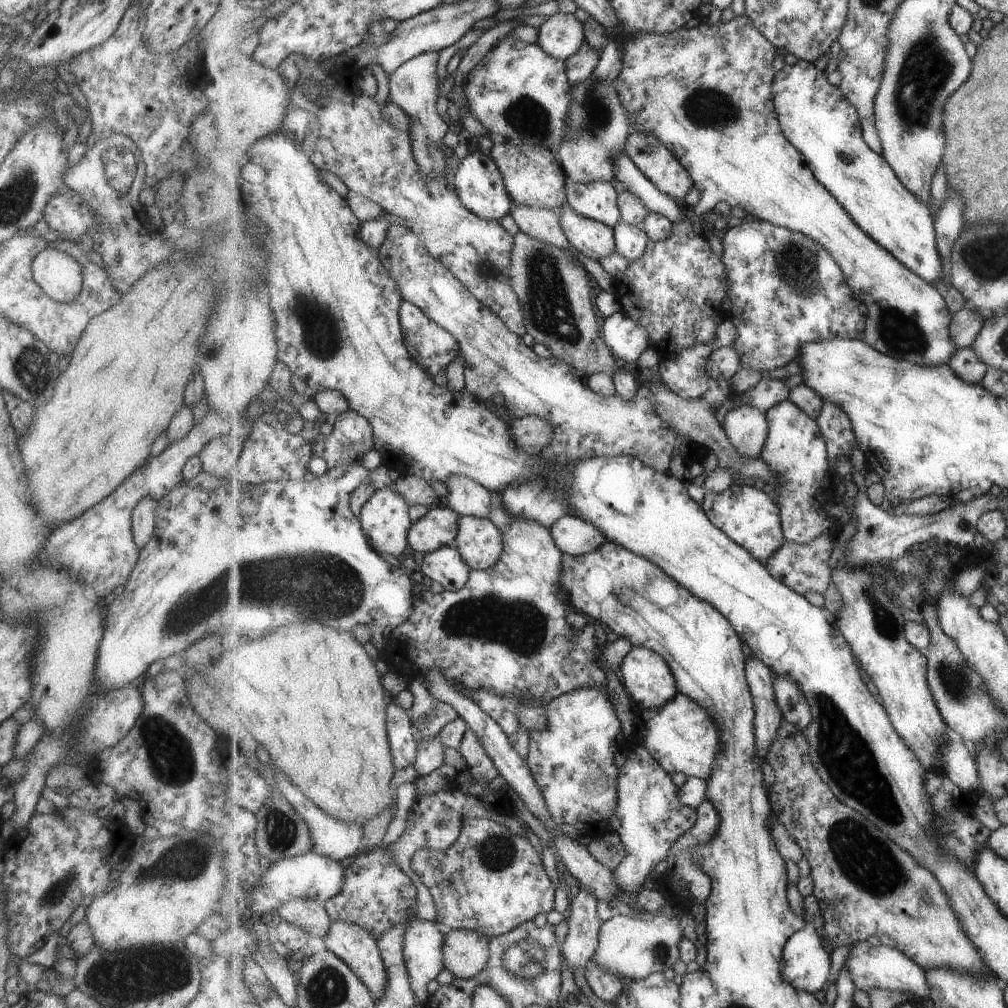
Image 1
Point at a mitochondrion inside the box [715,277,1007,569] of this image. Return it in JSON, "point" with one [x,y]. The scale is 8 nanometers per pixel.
{"point":[899,332]}

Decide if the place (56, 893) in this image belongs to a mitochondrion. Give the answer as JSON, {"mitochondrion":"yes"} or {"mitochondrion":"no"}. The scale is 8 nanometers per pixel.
{"mitochondrion":"yes"}

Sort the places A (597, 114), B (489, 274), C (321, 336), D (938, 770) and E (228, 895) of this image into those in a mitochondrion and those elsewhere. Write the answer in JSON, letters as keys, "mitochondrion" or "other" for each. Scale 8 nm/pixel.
{"A":"mitochondrion","B":"mitochondrion","C":"mitochondrion","D":"other","E":"other"}

